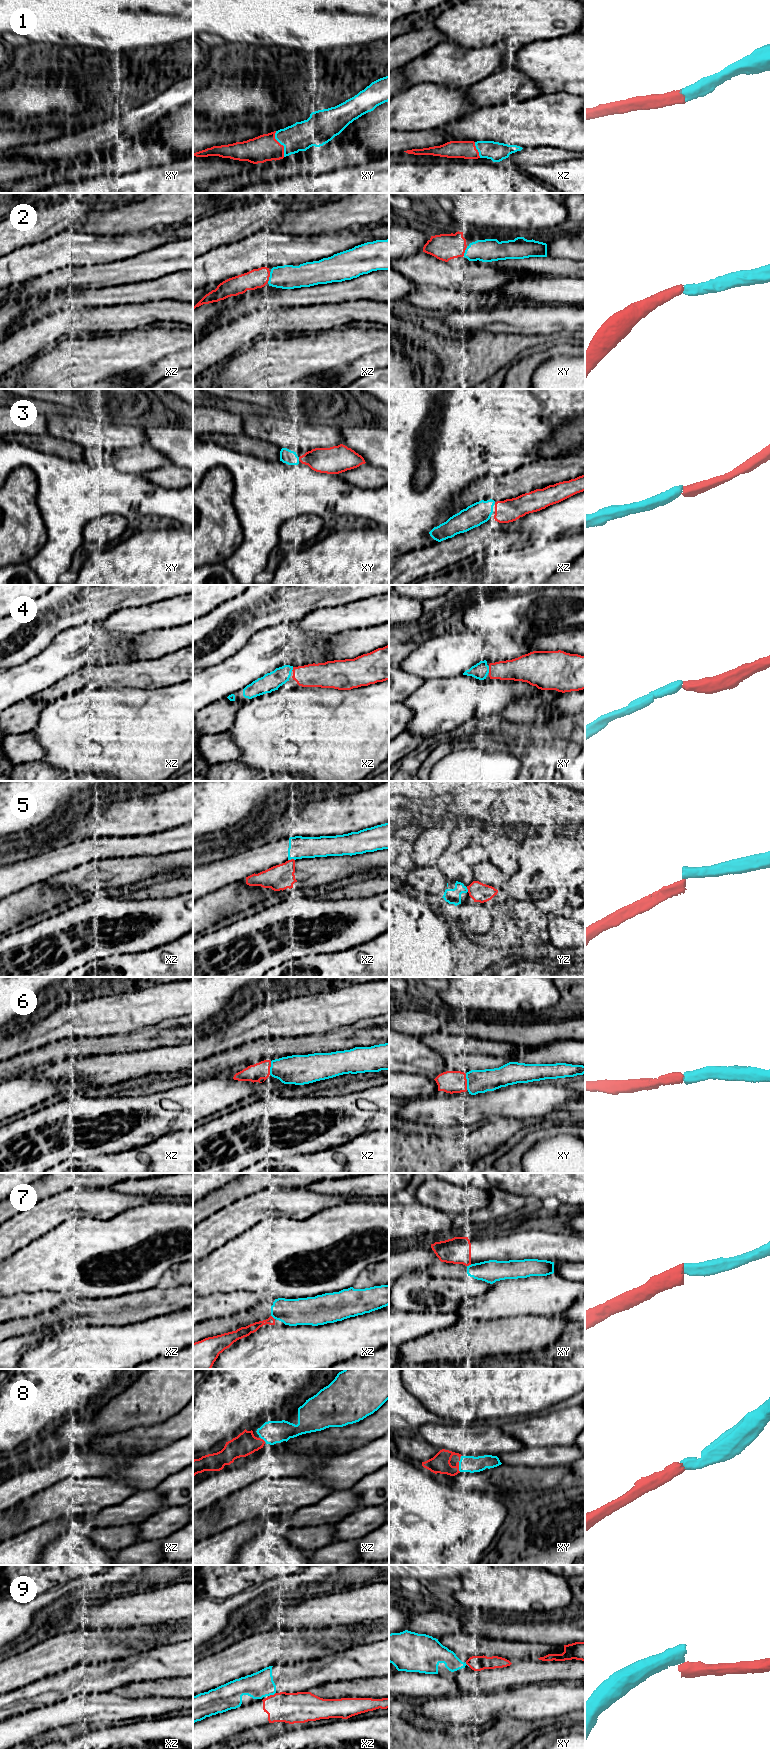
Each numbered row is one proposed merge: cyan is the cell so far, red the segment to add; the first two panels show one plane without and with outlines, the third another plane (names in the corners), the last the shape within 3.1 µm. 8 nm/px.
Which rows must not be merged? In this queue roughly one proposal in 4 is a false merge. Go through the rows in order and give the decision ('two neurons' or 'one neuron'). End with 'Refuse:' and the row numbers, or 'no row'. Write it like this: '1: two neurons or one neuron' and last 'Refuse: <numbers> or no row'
1: one neuron
2: one neuron
3: one neuron
4: one neuron
5: two neurons
6: one neuron
7: two neurons
8: one neuron
9: two neurons
Refuse: 5, 7, 9

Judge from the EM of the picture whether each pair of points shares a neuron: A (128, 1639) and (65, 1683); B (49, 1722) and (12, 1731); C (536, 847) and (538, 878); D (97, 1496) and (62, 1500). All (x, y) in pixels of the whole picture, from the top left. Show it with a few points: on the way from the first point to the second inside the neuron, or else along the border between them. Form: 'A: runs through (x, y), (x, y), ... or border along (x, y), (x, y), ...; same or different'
A: border along (117, 1659), (97, 1663), (81, 1662), (71, 1667); different
B: runs through (40, 1722), (35, 1722), (21, 1729); same
C: runs through (536, 855), (536, 870); same
D: runs through (88, 1496), (71, 1496); same

